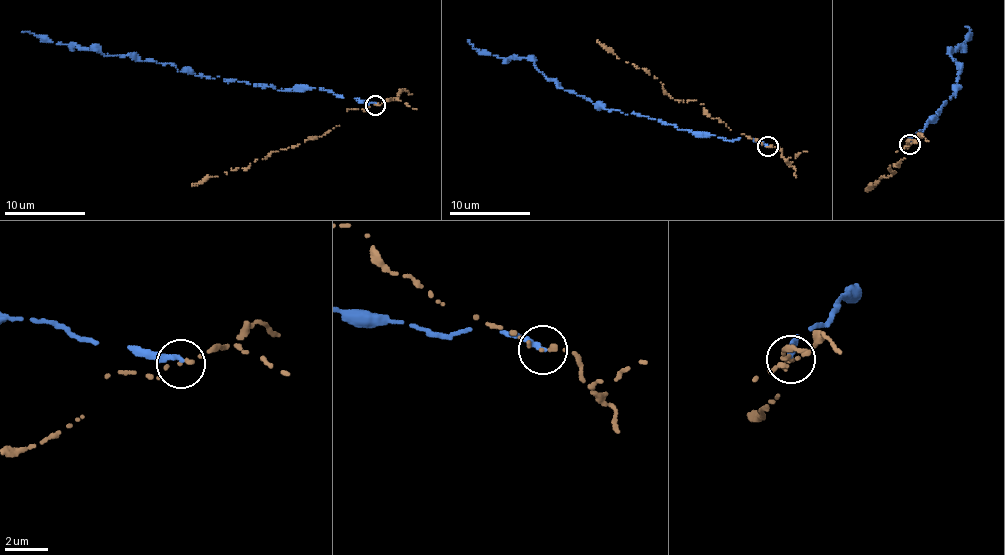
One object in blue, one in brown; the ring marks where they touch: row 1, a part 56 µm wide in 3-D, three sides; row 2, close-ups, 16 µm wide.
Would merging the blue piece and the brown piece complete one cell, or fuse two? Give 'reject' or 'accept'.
reject

